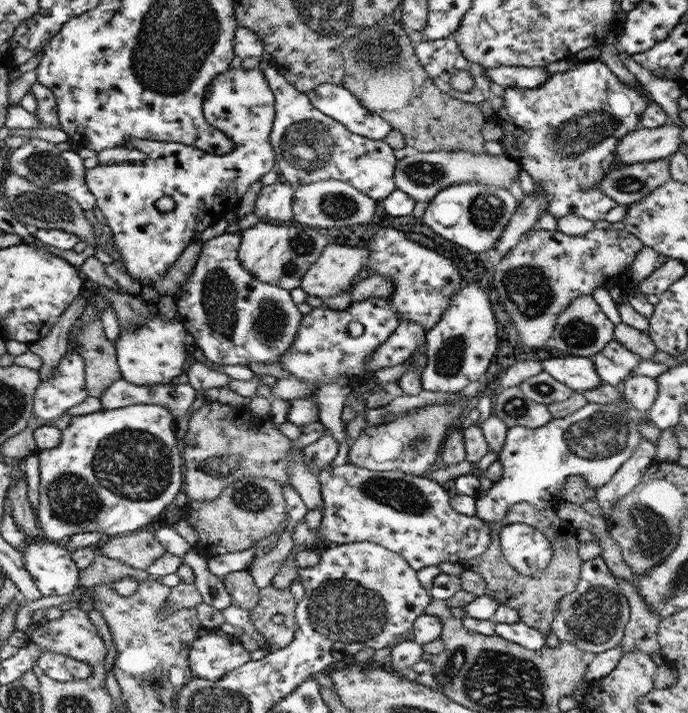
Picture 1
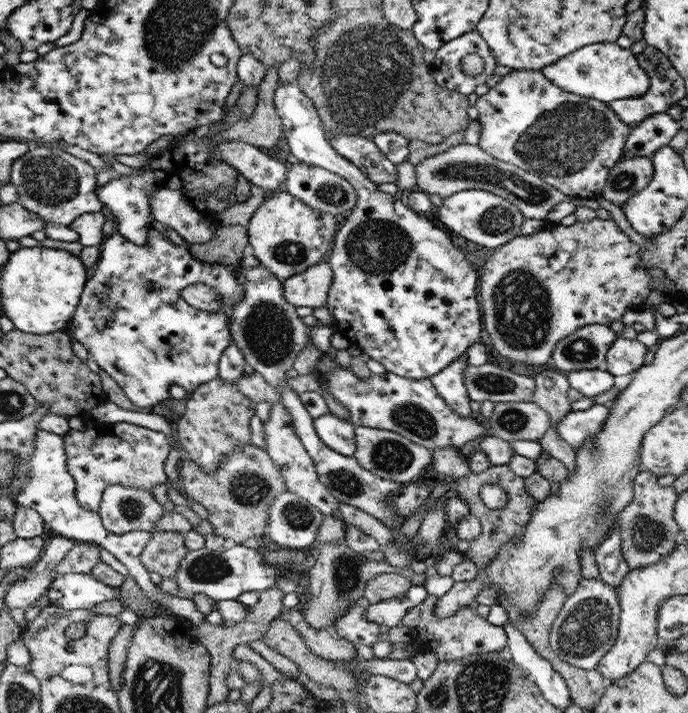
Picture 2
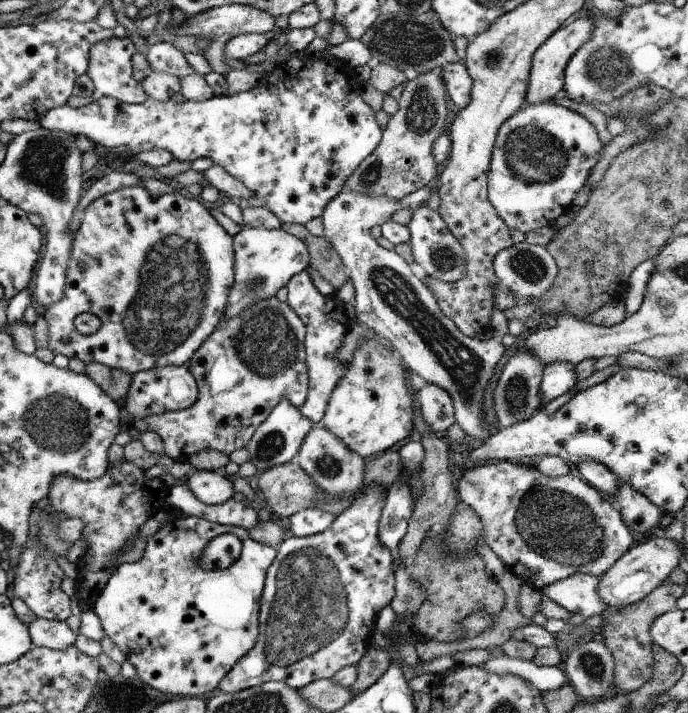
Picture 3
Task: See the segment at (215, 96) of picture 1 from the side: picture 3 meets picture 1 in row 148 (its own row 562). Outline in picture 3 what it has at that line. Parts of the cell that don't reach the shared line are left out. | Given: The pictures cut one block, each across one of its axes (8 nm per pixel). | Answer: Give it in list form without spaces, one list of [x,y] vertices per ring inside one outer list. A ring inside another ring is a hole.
[[[180,515],[171,517],[167,520],[156,534],[152,534],[147,539],[145,552],[138,562],[128,562],[127,564],[120,564],[111,572],[111,580],[108,582],[106,588],[96,598],[93,605],[95,614],[102,620],[103,630],[106,636],[118,646],[126,656],[126,659],[136,668],[137,677],[140,682],[144,682],[153,690],[162,692],[164,694],[171,694],[172,696],[183,697],[197,697],[204,696],[204,694],[212,693],[219,684],[234,667],[258,644],[259,641],[259,613],[262,605],[263,590],[266,588],[267,571],[275,563],[278,557],[278,551],[270,546],[259,544],[250,538],[250,534],[243,527],[236,527],[231,525],[222,525],[219,523],[210,522],[204,518],[193,517],[188,515]],[[222,534],[234,534],[241,542],[241,554],[234,564],[228,566],[226,569],[219,570],[204,570],[199,566],[200,554],[210,545],[212,538],[219,537]]]

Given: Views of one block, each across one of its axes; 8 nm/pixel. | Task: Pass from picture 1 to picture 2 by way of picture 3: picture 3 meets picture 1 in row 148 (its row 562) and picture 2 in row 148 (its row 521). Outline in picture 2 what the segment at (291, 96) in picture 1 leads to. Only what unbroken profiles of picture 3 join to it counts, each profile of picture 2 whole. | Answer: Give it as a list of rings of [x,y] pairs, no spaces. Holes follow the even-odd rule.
[[[340,134],[328,140],[338,154],[354,163],[370,181],[376,184],[396,184],[396,164],[388,160],[372,139]]]

